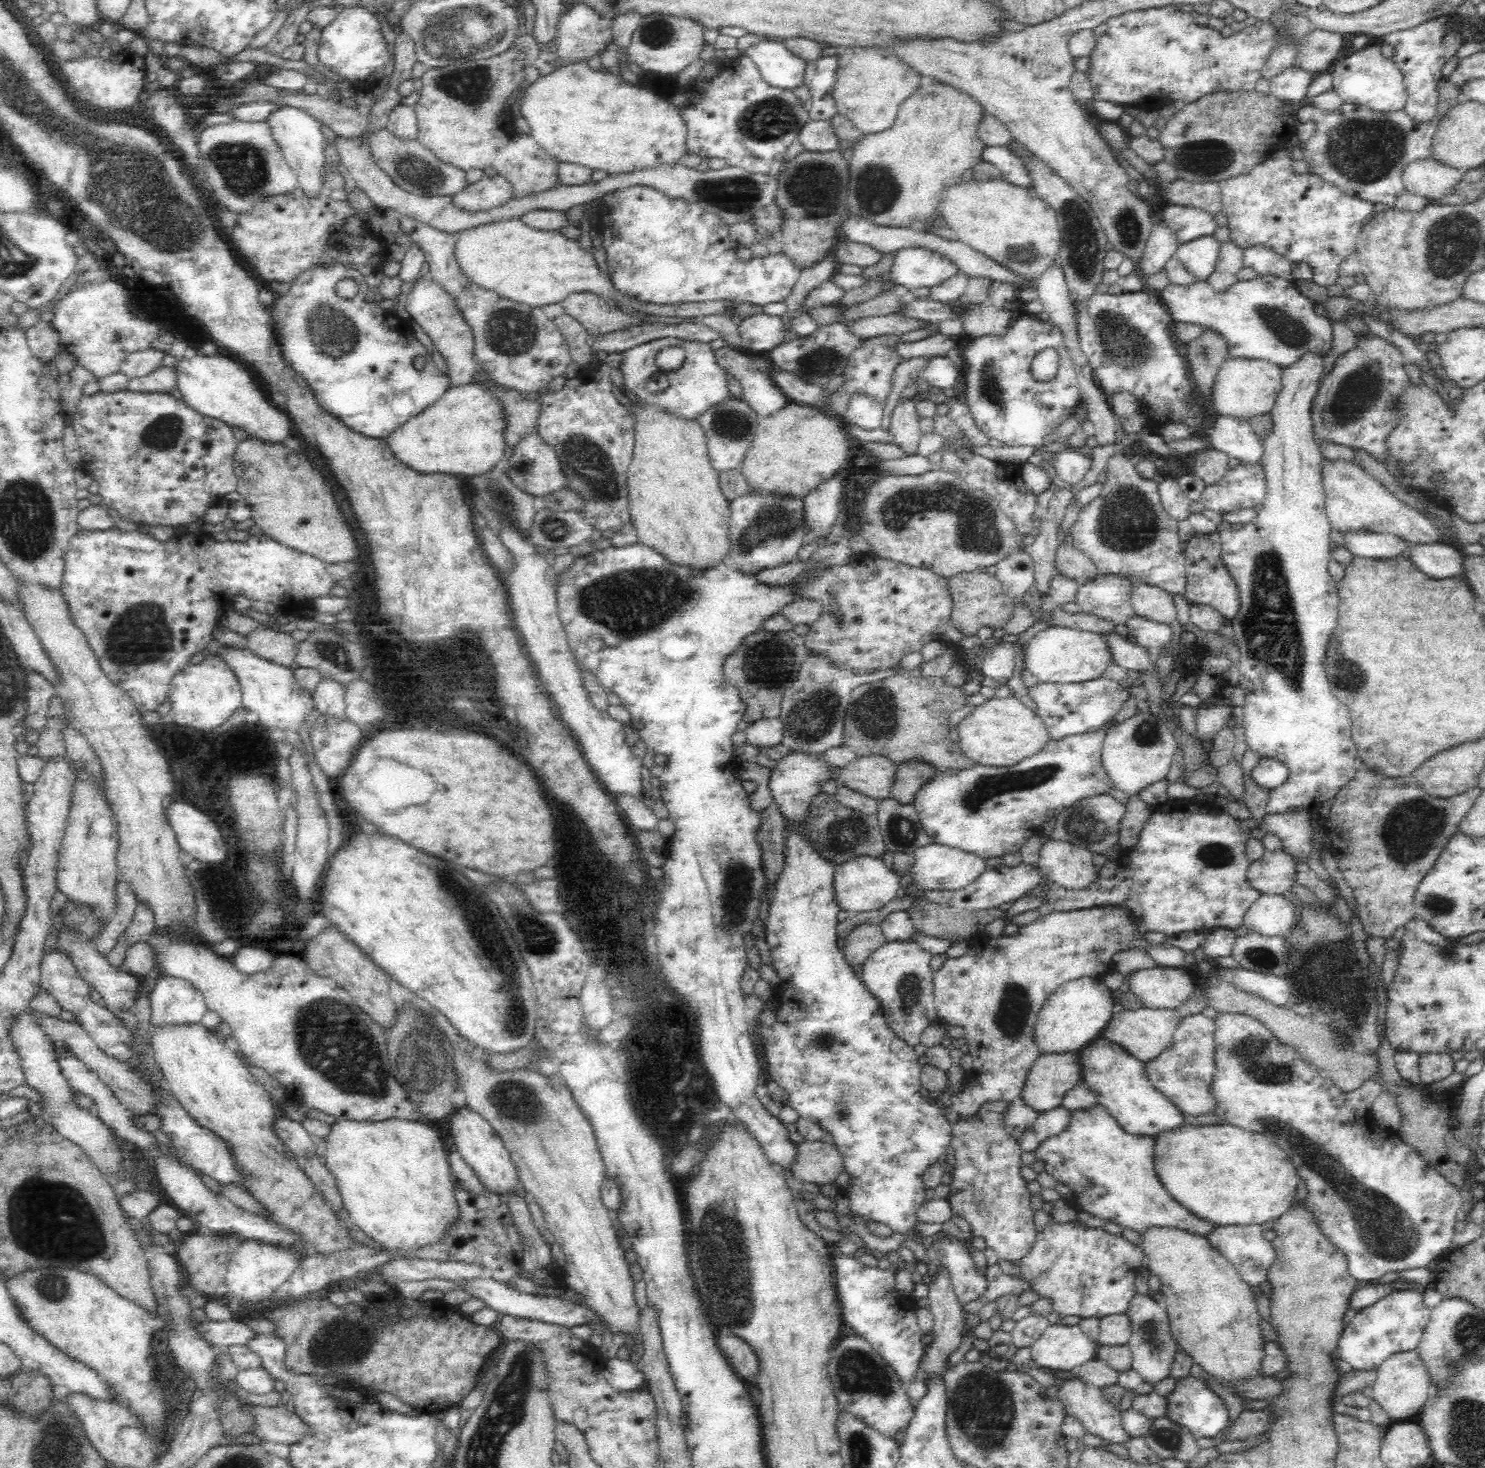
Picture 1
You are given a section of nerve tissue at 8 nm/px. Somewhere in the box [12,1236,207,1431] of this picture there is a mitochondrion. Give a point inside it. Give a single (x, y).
(51, 1286)

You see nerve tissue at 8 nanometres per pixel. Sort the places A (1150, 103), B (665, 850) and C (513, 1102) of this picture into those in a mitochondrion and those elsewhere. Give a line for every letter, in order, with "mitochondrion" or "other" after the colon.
A: other
B: other
C: mitochondrion

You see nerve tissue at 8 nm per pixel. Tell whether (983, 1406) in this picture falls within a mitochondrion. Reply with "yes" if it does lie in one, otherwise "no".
yes

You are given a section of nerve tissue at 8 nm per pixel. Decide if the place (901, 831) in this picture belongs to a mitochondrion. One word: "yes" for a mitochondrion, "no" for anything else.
yes

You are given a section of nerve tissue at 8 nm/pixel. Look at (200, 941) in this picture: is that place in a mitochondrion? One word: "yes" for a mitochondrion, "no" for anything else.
no

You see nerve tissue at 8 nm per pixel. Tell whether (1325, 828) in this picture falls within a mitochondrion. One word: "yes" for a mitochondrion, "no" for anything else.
no

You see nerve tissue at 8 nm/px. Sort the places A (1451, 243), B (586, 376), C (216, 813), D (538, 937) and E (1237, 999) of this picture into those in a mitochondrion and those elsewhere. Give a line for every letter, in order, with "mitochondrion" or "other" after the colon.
A: mitochondrion
B: other
C: other
D: mitochondrion
E: other

